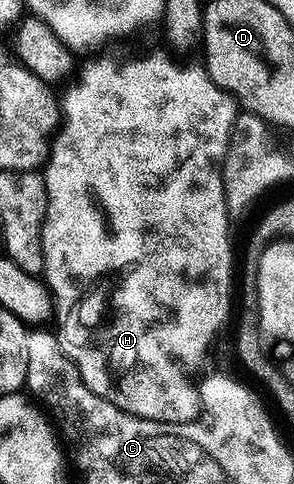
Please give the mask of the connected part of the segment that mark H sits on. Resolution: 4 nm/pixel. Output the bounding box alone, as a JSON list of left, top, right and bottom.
[41,56,239,424]

